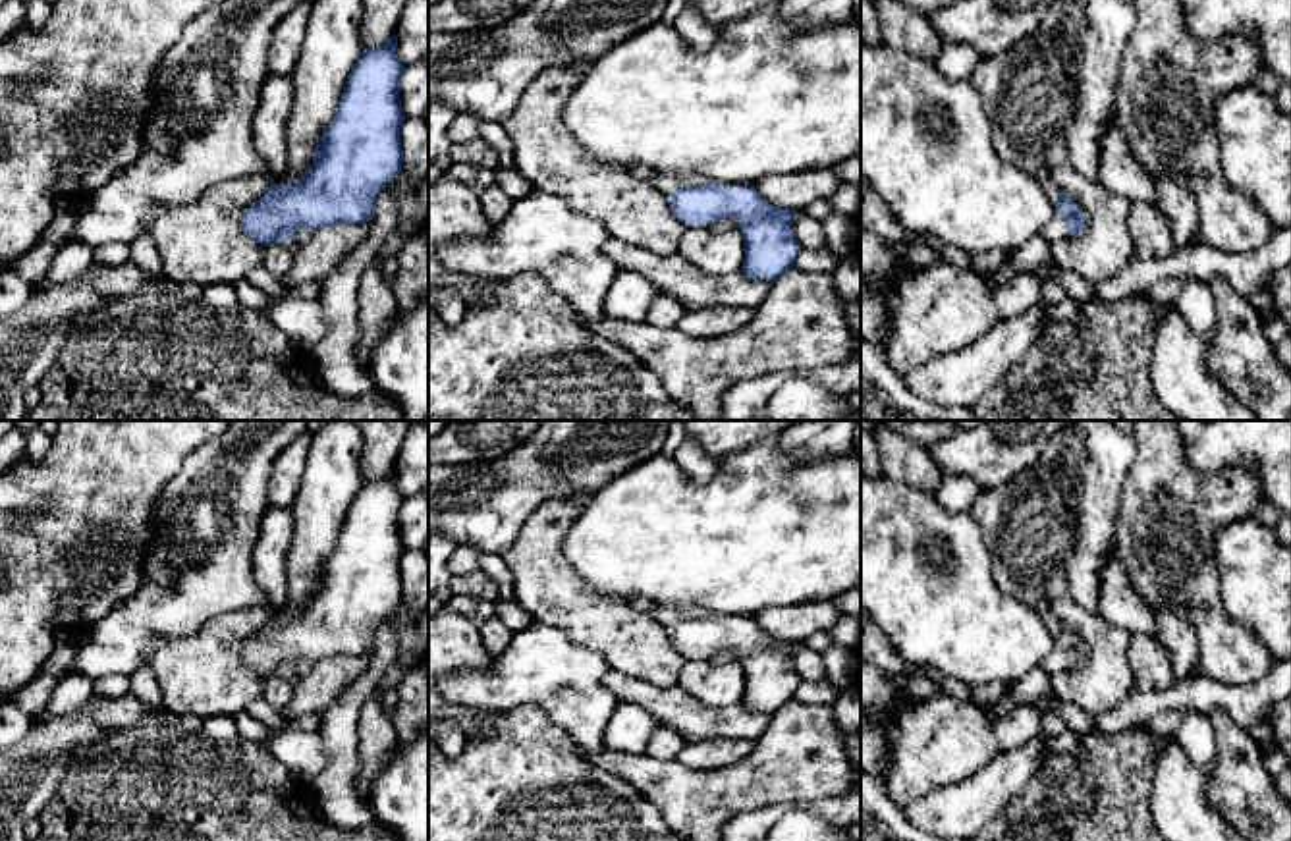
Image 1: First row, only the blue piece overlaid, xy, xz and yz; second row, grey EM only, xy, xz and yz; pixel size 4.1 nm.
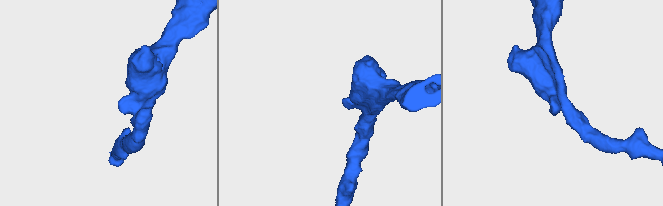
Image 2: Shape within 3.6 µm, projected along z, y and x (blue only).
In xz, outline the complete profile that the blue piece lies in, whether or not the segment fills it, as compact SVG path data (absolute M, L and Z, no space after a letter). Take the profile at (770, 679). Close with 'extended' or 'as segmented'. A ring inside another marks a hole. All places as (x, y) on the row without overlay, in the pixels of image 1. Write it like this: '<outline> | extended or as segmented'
M654 602L648 610L679 654L699 660L733 650L739 656L745 673L741 704L749 712L774 716L793 700L803 681L791 662L795 642L766 635L755 617L716 615L704 610L679 611Z | extended

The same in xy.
M394 467L382 478L361 484L342 523L336 548L316 573L316 588L309 604L288 617L276 617L272 611L264 627L243 644L241 662L249 671L266 679L272 673L295 673L295 664L301 660L316 664L324 658L363 656L372 650L376 629L388 613L401 606L403 598L399 565L407 550L399 532L399 509L405 498L399 494L396 480L398 469Z | as segmented

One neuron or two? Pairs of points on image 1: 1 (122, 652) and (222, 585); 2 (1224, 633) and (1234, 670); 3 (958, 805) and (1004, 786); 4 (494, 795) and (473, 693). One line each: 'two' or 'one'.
1: one
2: one
3: one
4: two

